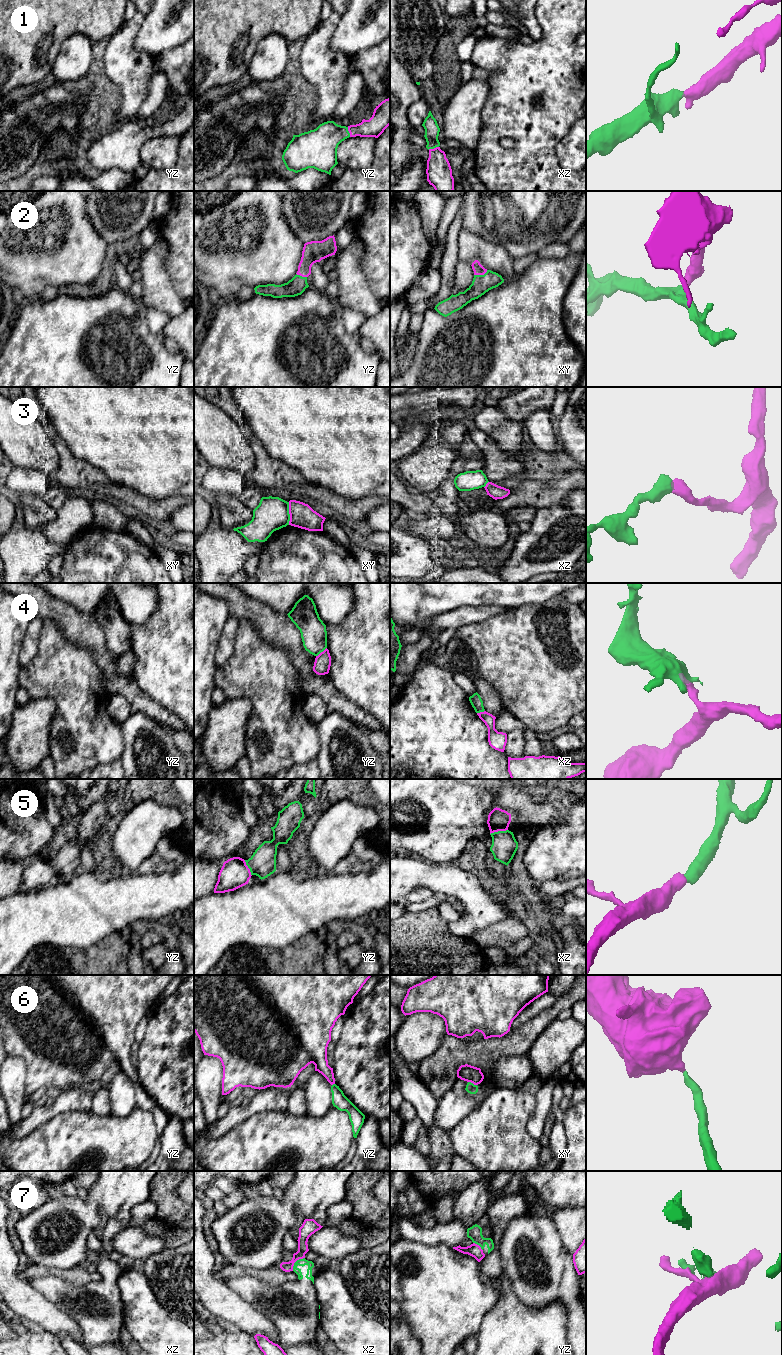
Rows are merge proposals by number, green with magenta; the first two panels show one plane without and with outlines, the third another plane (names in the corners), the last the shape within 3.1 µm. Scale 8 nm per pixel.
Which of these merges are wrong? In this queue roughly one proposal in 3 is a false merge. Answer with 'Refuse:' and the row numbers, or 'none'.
Refuse: 3, 4, 7

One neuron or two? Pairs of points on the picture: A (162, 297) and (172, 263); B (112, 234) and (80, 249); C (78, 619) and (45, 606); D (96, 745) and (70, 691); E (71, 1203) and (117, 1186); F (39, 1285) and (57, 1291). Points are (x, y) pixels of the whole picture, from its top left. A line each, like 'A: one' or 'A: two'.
A: two
B: two
C: one
D: one
E: one
F: one

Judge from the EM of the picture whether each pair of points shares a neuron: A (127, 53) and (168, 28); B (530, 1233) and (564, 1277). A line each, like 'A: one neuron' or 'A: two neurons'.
A: two neurons
B: one neuron

